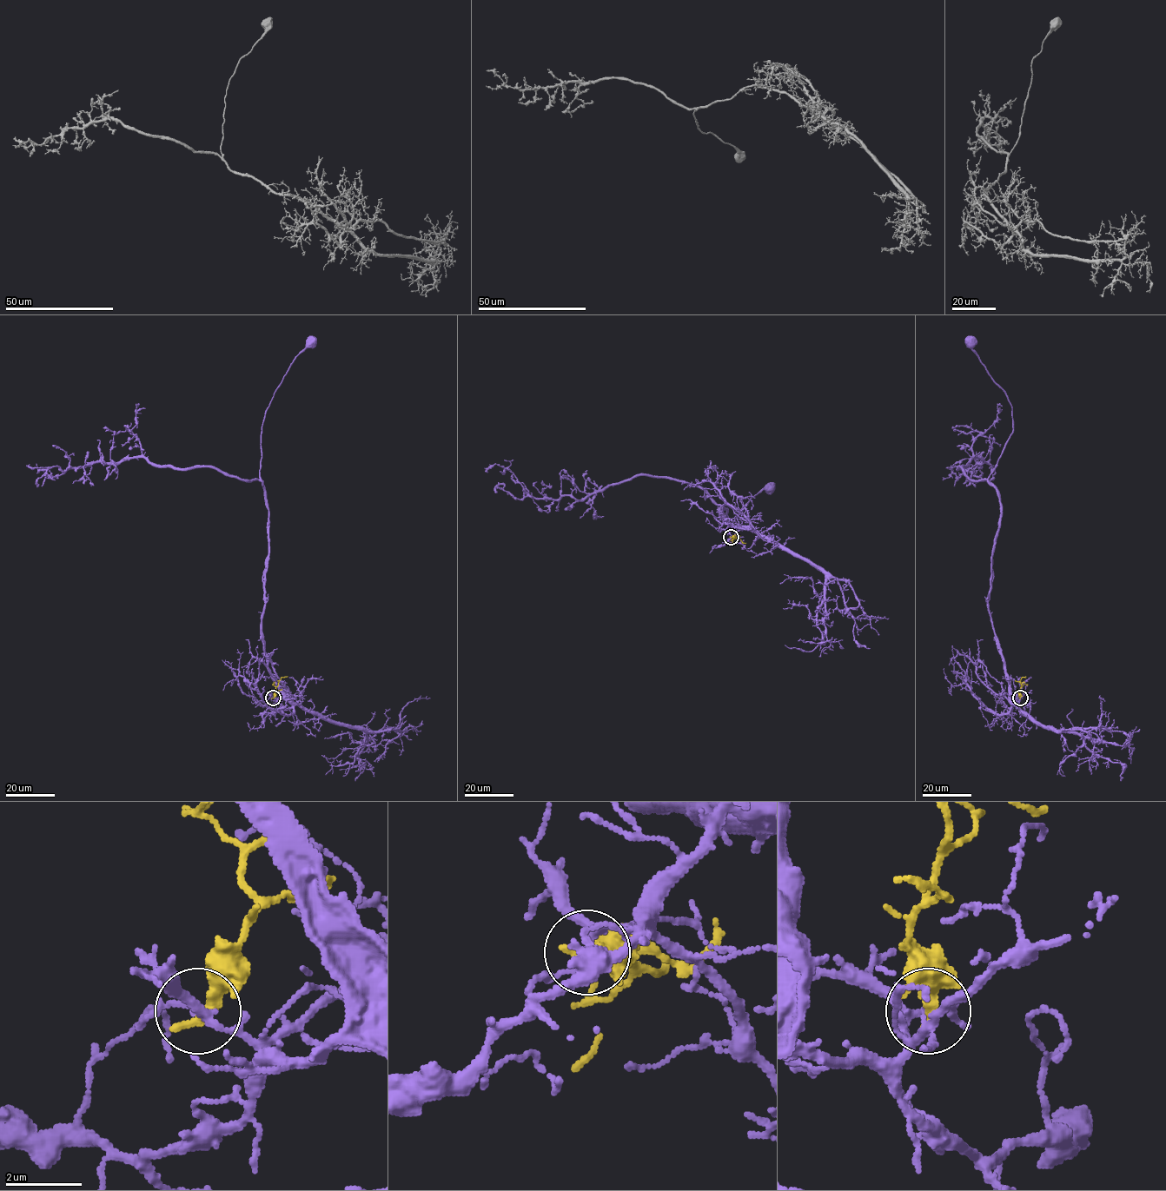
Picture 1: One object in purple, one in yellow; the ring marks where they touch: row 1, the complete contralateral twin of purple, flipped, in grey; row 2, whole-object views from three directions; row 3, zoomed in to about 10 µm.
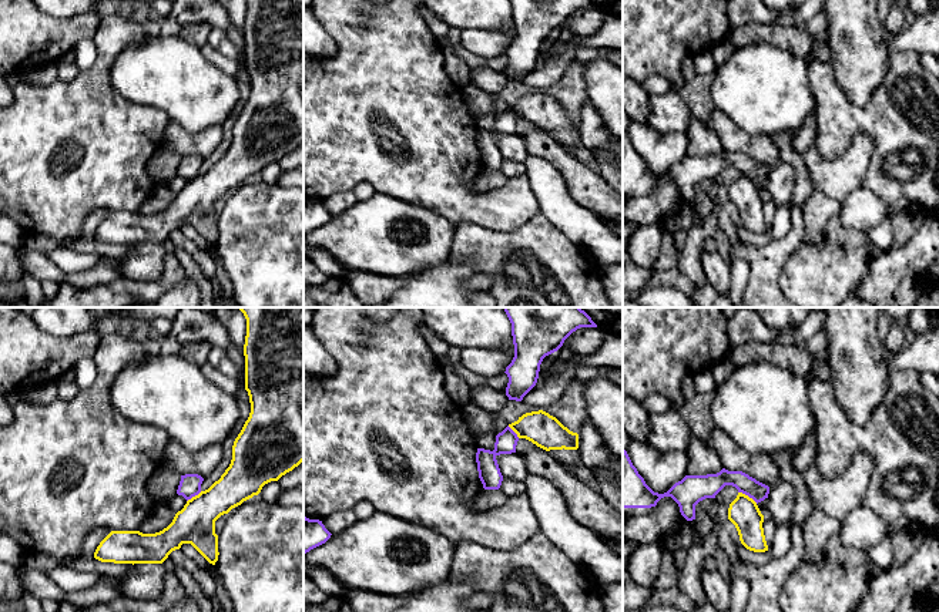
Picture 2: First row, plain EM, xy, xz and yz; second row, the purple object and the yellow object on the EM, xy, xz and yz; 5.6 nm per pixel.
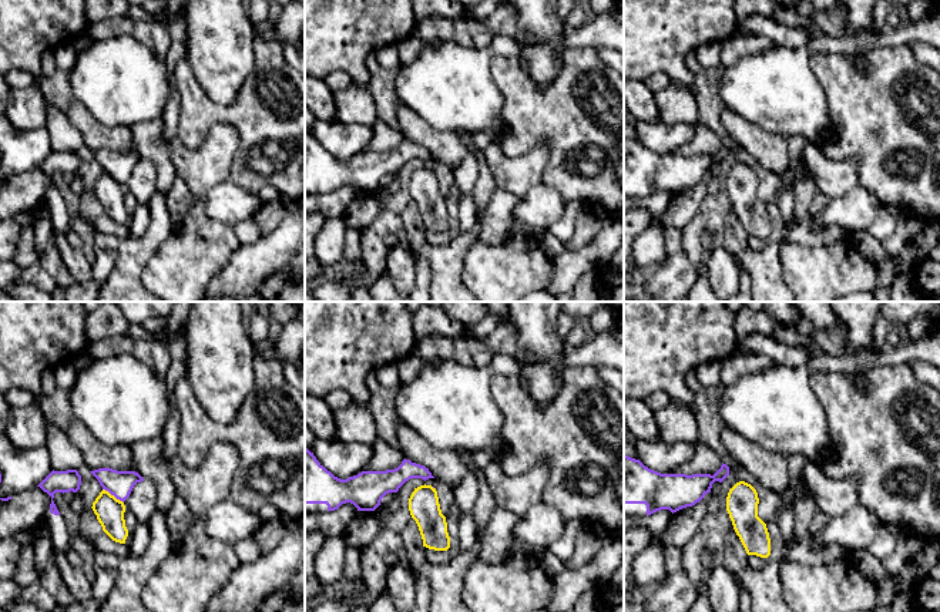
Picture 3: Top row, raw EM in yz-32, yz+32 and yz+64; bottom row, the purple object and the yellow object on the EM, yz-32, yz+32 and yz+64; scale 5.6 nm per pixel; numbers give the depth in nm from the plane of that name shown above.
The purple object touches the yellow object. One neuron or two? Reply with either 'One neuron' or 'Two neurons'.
Two neurons

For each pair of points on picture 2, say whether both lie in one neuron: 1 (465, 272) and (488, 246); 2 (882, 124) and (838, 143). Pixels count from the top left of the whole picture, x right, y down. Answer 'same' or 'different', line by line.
1: different
2: same

